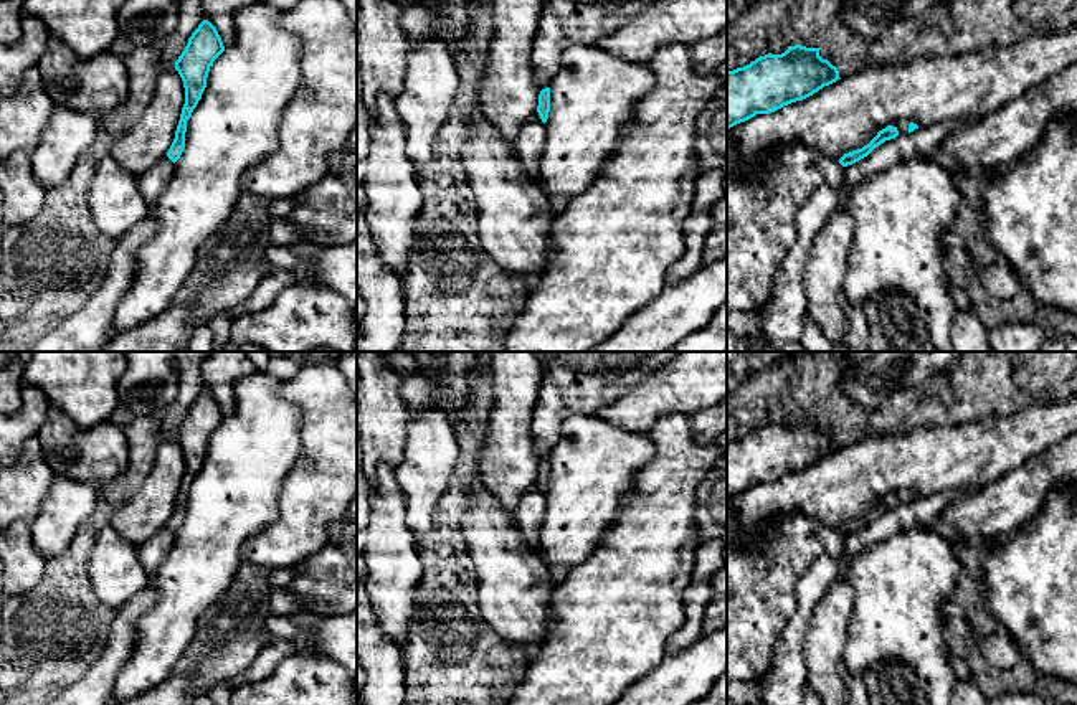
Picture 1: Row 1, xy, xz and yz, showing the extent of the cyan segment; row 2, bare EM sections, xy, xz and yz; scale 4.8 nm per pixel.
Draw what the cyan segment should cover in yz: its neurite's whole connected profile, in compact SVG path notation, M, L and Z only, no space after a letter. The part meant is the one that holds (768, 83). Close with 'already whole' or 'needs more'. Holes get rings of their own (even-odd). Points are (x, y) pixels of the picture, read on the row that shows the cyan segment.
M788 46L781 54L765 54L743 68L727 71L727 129L757 114L770 114L783 106L803 101L824 86L836 83L839 71L819 56L821 48Z | already whole

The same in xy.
M203 20L188 38L188 43L178 59L178 71L185 88L185 104L175 130L175 139L167 152L167 157L175 163L185 149L187 121L192 117L202 94L206 88L206 78L213 61L225 51L223 41L216 28Z | already whole

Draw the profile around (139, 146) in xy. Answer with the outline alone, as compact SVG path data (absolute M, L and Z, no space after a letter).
M162 69L154 97L142 114L114 132L111 157L134 177L140 177L167 155L183 104L185 88L178 71Z

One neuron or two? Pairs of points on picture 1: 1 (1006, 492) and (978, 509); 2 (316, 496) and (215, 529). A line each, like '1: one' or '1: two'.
1: one
2: two

